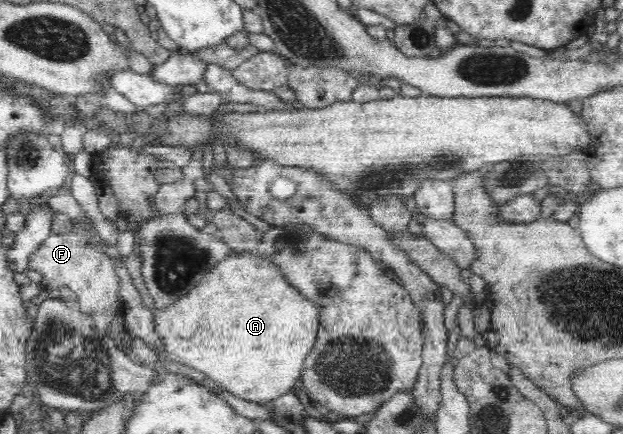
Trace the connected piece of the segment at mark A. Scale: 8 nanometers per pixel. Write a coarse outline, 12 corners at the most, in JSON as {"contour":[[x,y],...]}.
{"contour":[[266,256],[151,313],[164,360],[256,404],[301,378],[320,309]]}

